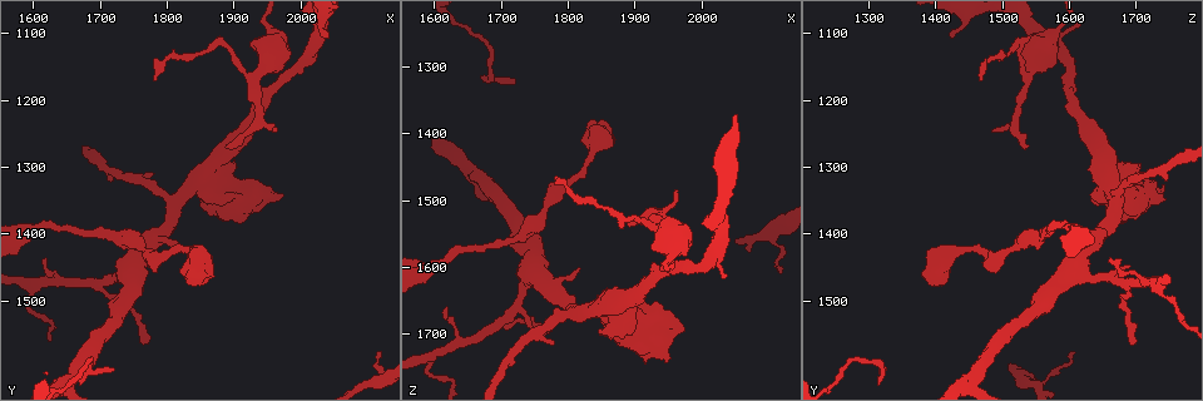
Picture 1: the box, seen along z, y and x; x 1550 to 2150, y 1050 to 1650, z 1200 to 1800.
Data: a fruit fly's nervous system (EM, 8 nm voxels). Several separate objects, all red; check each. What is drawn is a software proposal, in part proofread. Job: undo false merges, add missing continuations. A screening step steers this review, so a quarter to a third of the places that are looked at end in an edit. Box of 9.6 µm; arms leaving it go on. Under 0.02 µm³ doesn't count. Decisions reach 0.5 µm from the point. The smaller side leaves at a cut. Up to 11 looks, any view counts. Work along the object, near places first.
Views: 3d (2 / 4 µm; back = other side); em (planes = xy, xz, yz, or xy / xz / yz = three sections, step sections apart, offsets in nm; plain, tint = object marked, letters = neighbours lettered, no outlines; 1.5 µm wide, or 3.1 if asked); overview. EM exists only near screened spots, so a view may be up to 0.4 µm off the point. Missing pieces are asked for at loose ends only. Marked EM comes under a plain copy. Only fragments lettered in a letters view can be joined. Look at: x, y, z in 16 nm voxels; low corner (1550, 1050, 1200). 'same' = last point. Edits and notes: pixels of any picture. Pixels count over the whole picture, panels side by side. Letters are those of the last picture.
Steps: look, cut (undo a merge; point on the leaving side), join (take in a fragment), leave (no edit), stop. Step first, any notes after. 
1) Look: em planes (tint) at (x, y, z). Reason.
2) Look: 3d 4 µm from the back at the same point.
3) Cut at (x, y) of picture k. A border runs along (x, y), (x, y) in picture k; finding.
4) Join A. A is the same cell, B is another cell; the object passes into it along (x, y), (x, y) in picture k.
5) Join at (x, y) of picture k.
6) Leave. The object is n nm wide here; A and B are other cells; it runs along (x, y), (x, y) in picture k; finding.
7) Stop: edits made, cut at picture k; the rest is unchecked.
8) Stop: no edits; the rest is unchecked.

Look: 3d 4 µm at (1830, 1425, 1455). Thin neck.

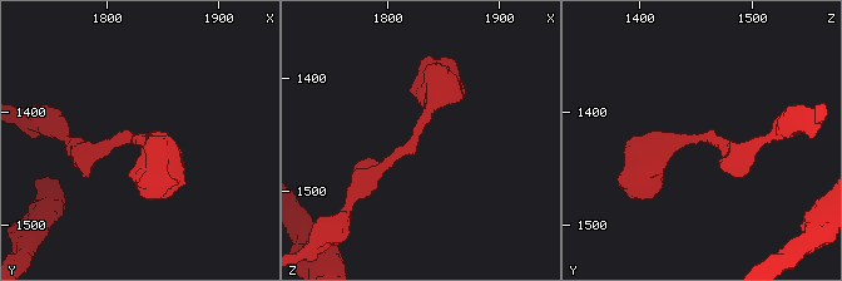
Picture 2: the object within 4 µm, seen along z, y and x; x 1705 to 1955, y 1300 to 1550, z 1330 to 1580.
Look: em xz step 4 (tint) at (1822, 1424, 1450). The arms are 240, 440 nm wide.

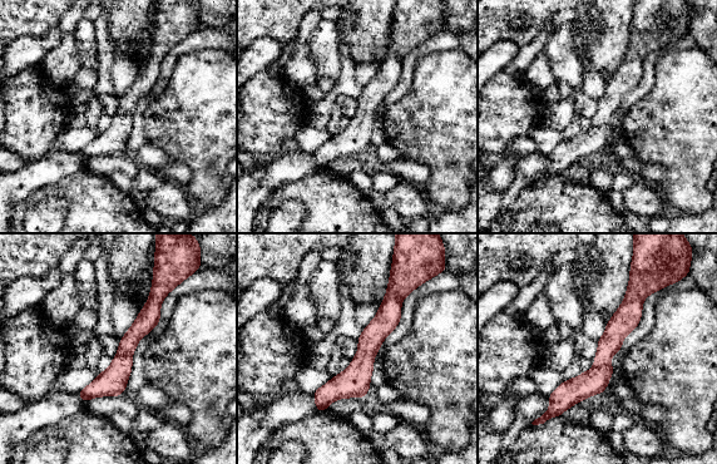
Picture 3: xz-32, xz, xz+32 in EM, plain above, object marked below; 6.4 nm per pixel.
Look: em planes (letters) at the same point. Another direction.

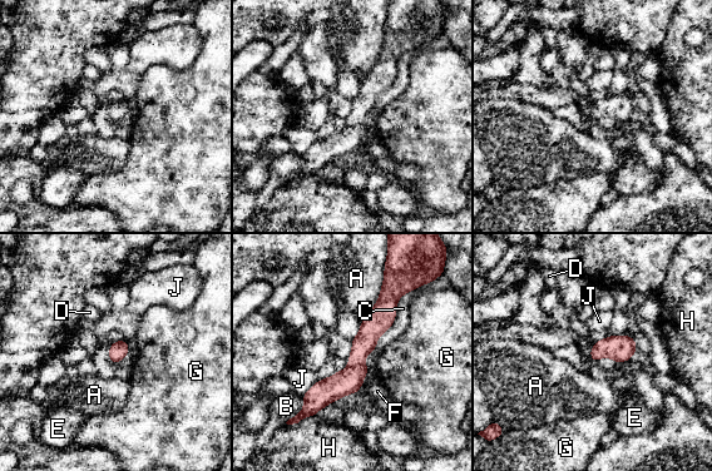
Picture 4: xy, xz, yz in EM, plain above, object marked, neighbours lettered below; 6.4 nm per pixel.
Leave. The object is 110 nm wide here; A, B, C, D, E, F, G, H and J are other cells; it runs along (391, 289), (356, 366), (307, 412) in picture 4; all the same neuron.

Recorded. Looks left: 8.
Look: em planes (letters) at (1940, 1230, 1520). Abrupt turn.

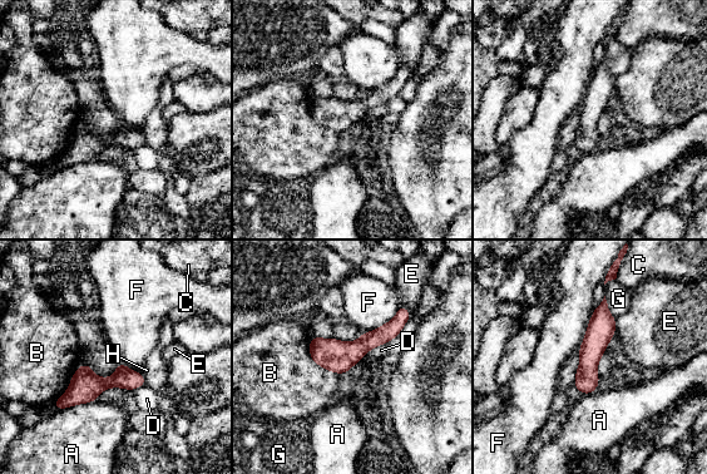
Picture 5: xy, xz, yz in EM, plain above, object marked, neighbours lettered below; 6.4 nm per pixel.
Leave. The longest contact is with B, 320 nm; A, B, C, D, E, F, G and H are other cells; a border runs along (399, 306), (389, 321), (362, 334) in picture 5; one neuron here.

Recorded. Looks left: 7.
Look: em planes (letters) at (1780, 1170, 1470). Thin end.

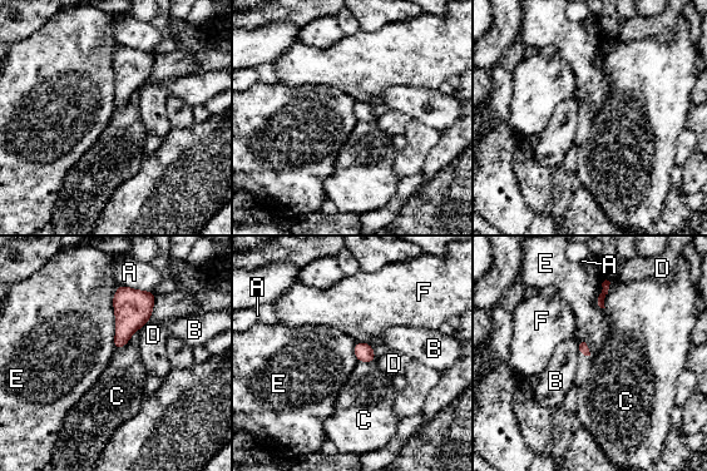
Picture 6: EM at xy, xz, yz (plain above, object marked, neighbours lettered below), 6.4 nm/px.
Leave. A, B, C, D, E and F are other cells; no lettered fragment goes on from it.

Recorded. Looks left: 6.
Look: 3d 4 µm at (1860, 1290, 1695). Stops while still wide.

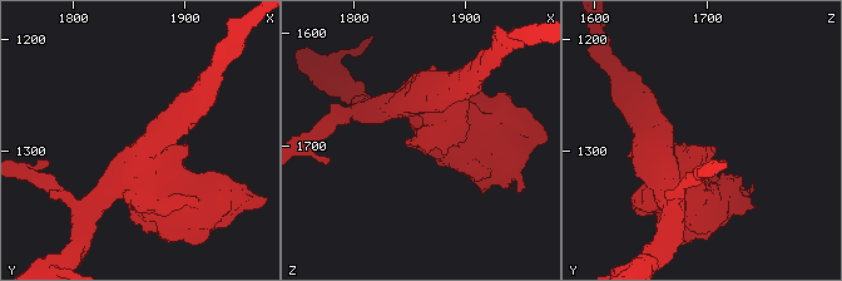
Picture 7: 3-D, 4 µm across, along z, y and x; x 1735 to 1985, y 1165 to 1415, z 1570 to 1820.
Look: em planes (letters) at (1858, 1296, 1698). Now the EM.

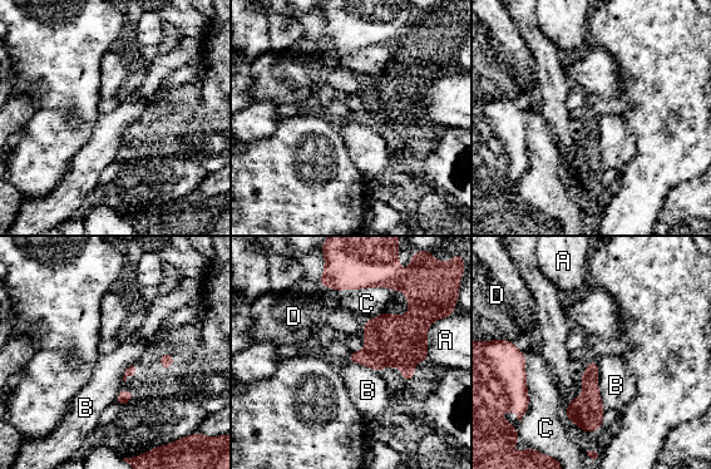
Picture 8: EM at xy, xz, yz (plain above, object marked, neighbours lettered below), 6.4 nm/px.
Leave. A, B, C and D are other cells; a border runs along (597, 363), (598, 388) in picture 8; none of them fits.

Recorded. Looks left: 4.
Look: 3d 2 µm at (1600, 1480, 1735). Abrupt turn.

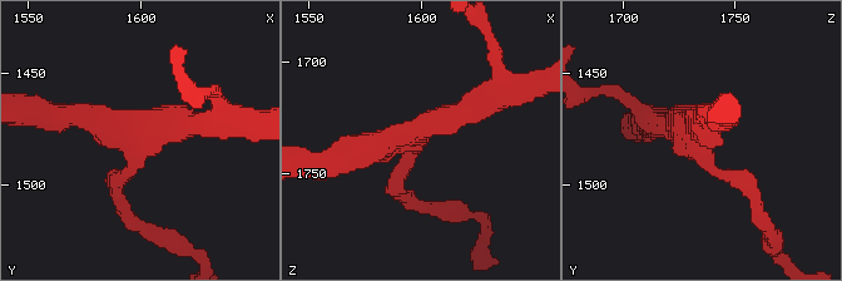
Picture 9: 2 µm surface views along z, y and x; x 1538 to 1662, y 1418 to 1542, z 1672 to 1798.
Look: em xz step 4 (tint) at (1600, 1477, 1730). Shape alone is not enough.

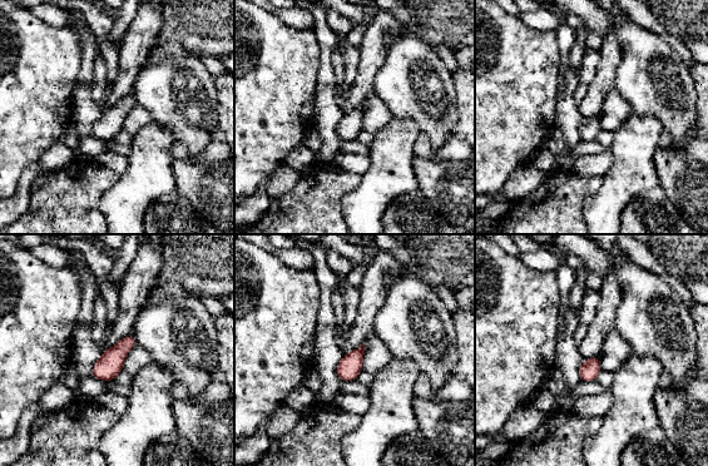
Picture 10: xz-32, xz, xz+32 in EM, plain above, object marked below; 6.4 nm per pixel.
Look: em planes (letters) at the same point. Cut it another way.

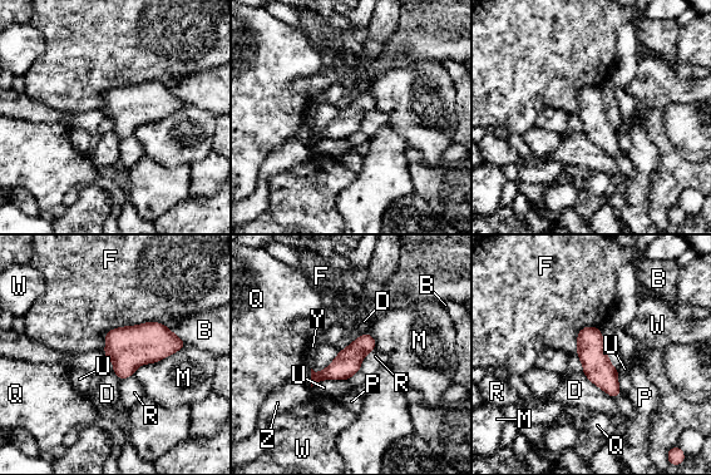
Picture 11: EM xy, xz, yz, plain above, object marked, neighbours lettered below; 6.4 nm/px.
Leave. B, D, F, M, P, Q, R, U, W, Y and Z are other cells; it runs along (371, 341), (337, 370), (314, 380) in picture 11; continuous, no second neuron.

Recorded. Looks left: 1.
Stop: no edits; the rest is unchecked.

